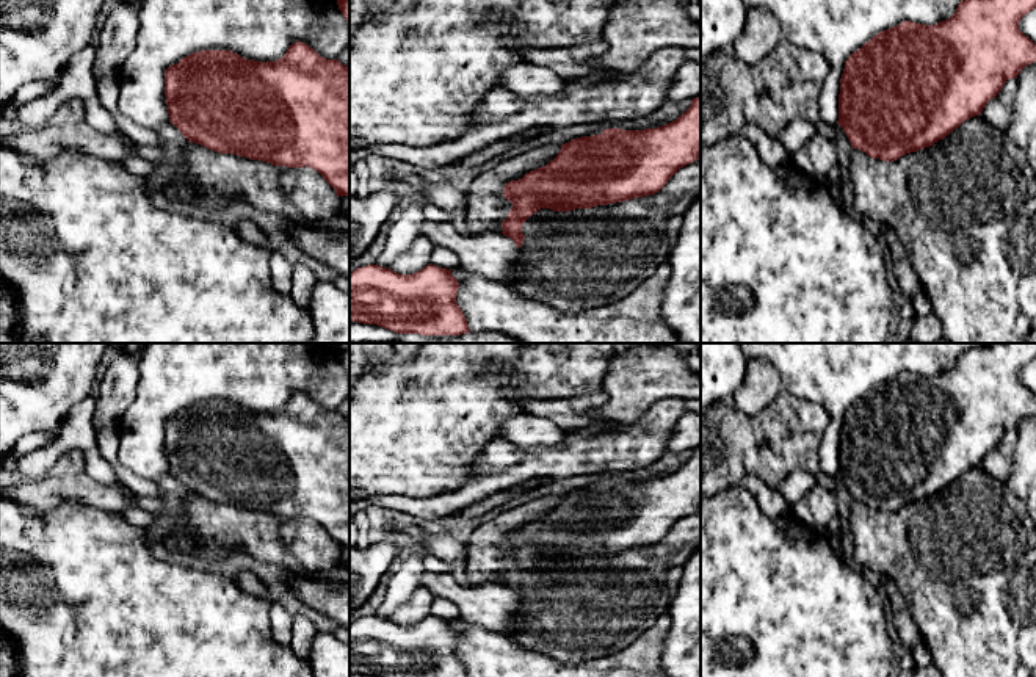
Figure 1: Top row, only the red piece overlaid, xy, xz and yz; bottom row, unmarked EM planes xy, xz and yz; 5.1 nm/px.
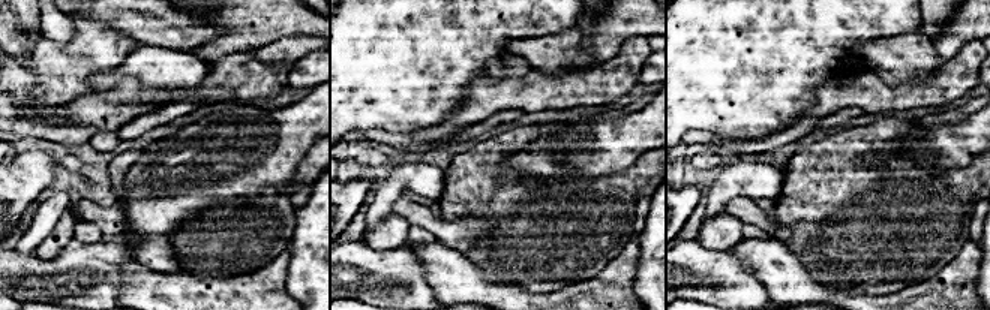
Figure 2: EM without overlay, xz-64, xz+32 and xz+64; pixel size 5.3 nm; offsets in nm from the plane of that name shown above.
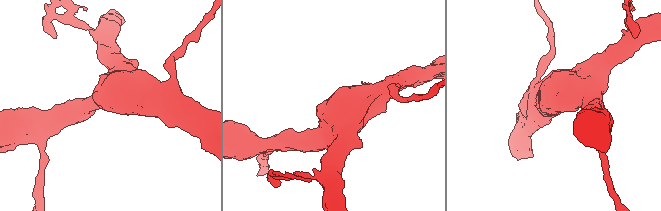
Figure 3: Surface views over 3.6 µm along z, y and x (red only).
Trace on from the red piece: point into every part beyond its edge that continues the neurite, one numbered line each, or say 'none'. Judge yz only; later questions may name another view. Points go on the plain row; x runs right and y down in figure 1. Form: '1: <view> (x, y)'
none

